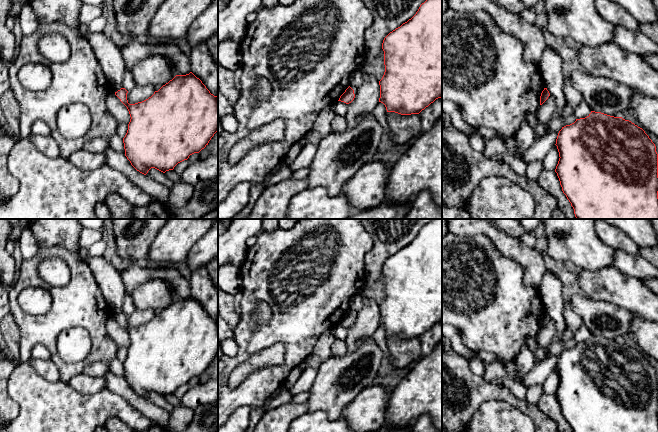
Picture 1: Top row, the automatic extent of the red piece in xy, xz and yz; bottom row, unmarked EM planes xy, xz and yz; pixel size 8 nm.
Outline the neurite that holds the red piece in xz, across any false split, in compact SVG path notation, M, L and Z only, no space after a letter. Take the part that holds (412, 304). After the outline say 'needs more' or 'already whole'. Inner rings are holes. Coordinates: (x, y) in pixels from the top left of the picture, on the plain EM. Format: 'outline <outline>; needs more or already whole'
outline M433 219L422 227L416 238L383 264L385 296L379 305L380 322L387 336L419 338L436 323L442 322L442 219Z; already whole

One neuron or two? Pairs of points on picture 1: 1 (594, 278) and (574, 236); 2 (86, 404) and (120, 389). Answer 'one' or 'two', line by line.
1: two
2: two

